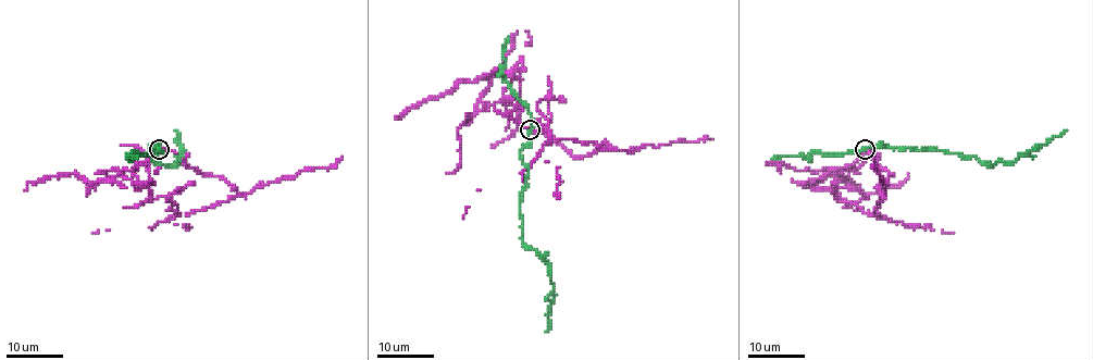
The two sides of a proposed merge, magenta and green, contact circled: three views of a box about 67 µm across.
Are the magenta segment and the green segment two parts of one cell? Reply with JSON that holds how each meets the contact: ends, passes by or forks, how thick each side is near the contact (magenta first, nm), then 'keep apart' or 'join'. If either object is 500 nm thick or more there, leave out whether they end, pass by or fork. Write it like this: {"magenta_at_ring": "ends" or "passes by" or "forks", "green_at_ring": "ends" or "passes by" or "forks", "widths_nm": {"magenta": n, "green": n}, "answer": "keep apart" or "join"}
{"magenta_at_ring": "ends", "green_at_ring": "passes by", "widths_nm": {"magenta": 170, "green": 240}, "answer": "keep apart"}

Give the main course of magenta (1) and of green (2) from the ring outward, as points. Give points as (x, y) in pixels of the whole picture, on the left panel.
1: (159, 148), (239, 194), (185, 216), (166, 200), (177, 186), (138, 205), (147, 188), (115, 168), (23, 190)
2: (159, 148), (149, 147), (157, 148), (149, 149), (153, 162), (179, 164), (184, 151), (175, 129)

